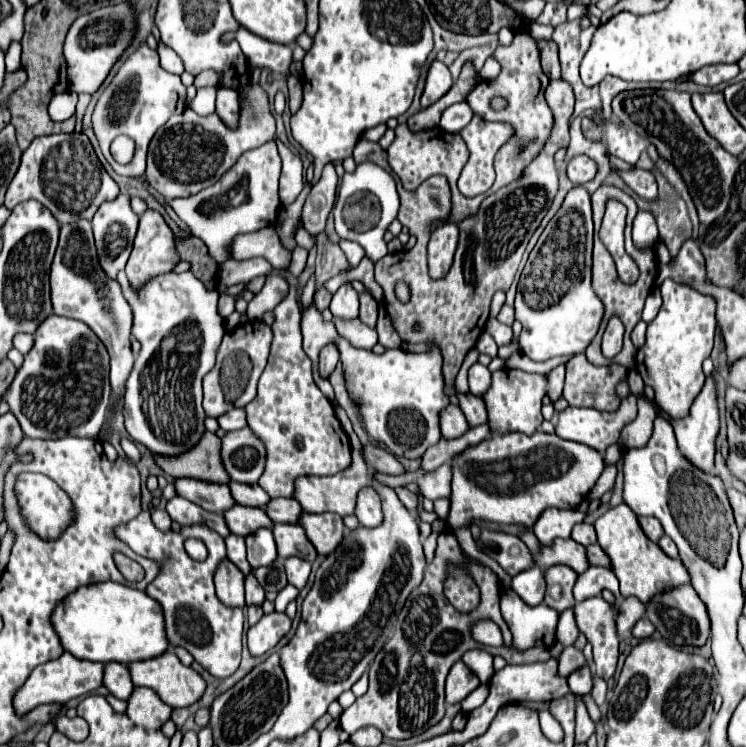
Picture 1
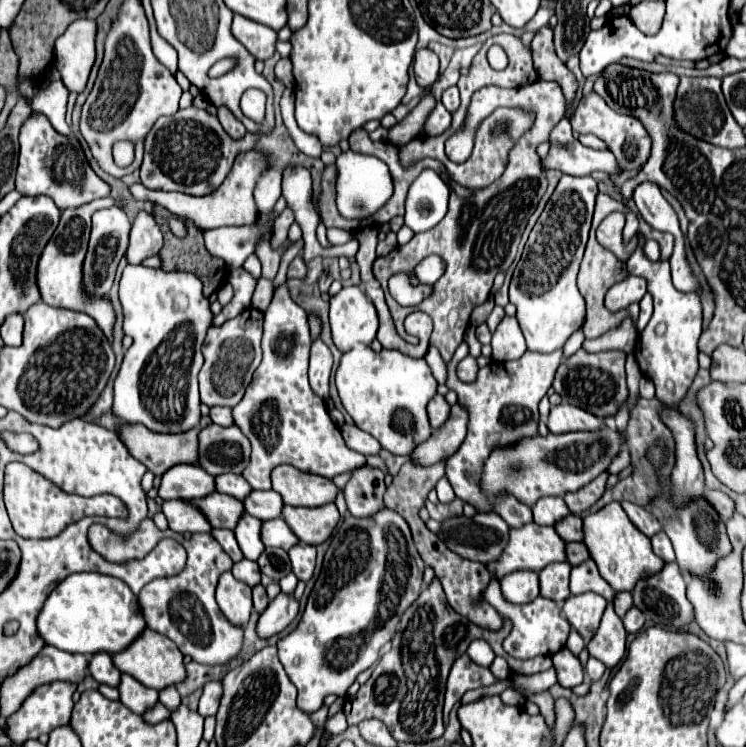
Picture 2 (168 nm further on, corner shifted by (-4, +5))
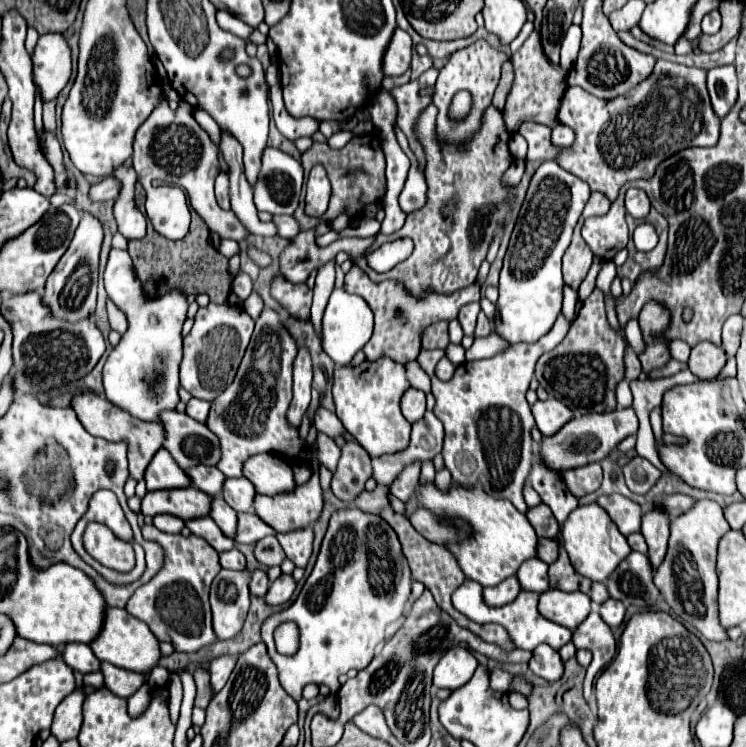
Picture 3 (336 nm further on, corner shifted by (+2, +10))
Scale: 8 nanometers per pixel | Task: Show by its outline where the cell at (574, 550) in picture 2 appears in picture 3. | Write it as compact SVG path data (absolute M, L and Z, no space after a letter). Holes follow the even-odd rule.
M540 538L538 540L538 558L544 560L546 564L552 564L552 562L558 560L558 548L560 548L560 542L558 540Z

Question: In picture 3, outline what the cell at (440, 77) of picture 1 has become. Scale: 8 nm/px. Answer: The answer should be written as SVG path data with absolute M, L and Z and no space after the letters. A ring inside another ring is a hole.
M396 30L392 36L392 42L384 54L384 74L386 76L400 76L406 70L410 70L412 64L412 54L414 54L414 44L412 38L404 30Z

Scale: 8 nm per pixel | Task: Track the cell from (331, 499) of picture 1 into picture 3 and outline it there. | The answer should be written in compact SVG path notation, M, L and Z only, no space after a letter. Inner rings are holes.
M256 454L246 460L244 476L256 486L258 494L286 494L296 488L292 466L278 454Z

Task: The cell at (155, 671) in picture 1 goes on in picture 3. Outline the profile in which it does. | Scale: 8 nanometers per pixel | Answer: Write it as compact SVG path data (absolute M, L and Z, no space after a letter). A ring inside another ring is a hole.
M106 608L104 628L102 628L100 636L90 644L90 648L92 648L92 652L98 660L110 662L118 668L132 670L132 672L138 672L138 674L152 672L162 658L160 642L152 634L152 630L148 630L148 624L140 622L138 618L132 618L124 608Z

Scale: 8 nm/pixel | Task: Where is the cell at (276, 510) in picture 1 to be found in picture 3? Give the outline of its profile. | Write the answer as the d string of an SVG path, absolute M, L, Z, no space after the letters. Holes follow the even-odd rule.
M228 478L224 482L224 500L236 512L254 512L252 500L256 498L256 488L248 478Z

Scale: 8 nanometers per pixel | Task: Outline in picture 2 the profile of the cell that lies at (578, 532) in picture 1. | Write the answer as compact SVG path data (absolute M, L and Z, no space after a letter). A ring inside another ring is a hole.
M566 515L564 519L560 519L554 525L556 533L564 539L564 541L580 541L582 539L582 519L578 515Z

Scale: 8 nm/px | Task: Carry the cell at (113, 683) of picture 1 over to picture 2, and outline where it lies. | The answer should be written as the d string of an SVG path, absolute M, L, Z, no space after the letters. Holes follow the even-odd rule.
M96 653L96 655L90 657L88 675L92 675L98 683L106 683L106 685L118 687L120 671L114 667L112 657L108 653Z

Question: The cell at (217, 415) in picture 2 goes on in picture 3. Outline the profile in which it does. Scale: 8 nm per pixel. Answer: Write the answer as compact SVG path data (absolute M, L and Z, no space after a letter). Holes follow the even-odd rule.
M192 398L186 404L186 414L192 416L194 420L198 420L198 422L208 420L208 410L210 410L210 402L204 402L204 400L198 400L198 398Z

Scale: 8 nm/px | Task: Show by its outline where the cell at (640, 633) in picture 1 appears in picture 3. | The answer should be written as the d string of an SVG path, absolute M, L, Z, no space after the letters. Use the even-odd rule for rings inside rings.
M606 600L602 606L600 606L600 616L604 618L604 622L612 628L618 628L622 622L624 622L624 616L626 616L626 606L622 602L616 602L616 600Z

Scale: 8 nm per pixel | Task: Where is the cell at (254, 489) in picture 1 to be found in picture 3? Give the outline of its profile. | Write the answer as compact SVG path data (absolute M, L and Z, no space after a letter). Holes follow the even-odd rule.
M204 464L194 466L188 470L188 476L190 476L194 488L198 488L210 496L222 494L222 486L224 486L226 476L216 466L204 466Z

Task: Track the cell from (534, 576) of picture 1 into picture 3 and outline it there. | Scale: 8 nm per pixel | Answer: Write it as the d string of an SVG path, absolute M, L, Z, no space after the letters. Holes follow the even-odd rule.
M512 576L512 578L506 578L504 582L500 582L500 586L484 588L484 602L488 606L504 606L508 602L514 602L520 592L522 592L520 584L516 582L516 576Z

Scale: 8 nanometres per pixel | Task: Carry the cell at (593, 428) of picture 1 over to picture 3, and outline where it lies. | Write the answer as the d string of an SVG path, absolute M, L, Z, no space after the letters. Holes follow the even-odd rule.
M548 398L546 402L536 402L532 406L532 414L536 418L536 426L544 436L552 436L556 434L568 420L574 418L572 410L568 410L568 406L564 406L560 400L556 398Z

